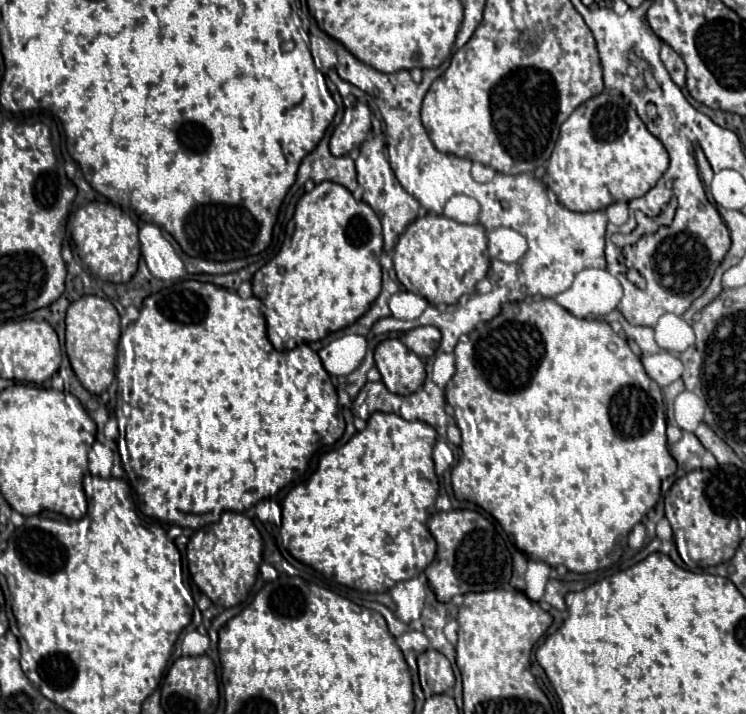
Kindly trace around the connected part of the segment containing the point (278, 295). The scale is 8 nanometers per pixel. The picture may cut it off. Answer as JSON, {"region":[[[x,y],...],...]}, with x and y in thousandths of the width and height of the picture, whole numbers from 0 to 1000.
{"region":[[[429,255],[421,261],[418,269],[410,269],[399,286],[397,286],[397,297],[394,297],[394,328],[389,333],[389,342],[381,342],[375,347],[375,353],[357,370],[351,373],[340,389],[338,389],[338,406],[340,406],[340,415],[351,420],[351,426],[357,429],[354,434],[354,443],[357,443],[357,462],[359,462],[359,476],[365,479],[365,485],[370,490],[389,490],[405,479],[424,479],[424,476],[432,476],[437,473],[442,465],[450,465],[450,462],[458,462],[469,454],[475,454],[493,431],[496,426],[504,420],[504,415],[509,412],[509,395],[512,395],[512,378],[509,378],[509,356],[512,356],[512,317],[509,317],[509,308],[507,303],[501,300],[501,294],[485,283],[485,280],[475,280],[475,275],[469,272],[466,263],[450,258],[450,255]]]}

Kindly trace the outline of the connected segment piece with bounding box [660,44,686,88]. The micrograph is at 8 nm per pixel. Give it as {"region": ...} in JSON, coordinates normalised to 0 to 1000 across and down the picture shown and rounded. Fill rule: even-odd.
{"region":[[[887,62],[885,81],[887,81],[893,98],[898,101],[898,109],[914,123],[917,115],[920,115],[920,90],[917,90],[917,84],[895,62]]]}

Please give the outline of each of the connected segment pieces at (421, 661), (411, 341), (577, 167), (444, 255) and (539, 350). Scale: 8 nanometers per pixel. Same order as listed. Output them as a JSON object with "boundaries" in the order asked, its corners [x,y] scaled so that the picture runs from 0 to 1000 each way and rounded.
{"boundaries":[[[[574,908],[559,919],[560,945],[570,978],[592,972],[609,961],[609,941],[595,916]]],[[[560,457],[542,468],[542,482],[563,501],[579,501],[590,482],[590,462],[584,457]]],[[[802,132],[775,148],[753,174],[729,255],[767,297],[810,294],[823,283],[863,275],[895,235],[895,213],[831,134]]],[[[590,300],[558,305],[528,345],[528,378],[536,398],[568,415],[576,426],[611,426],[617,415],[638,409],[638,398],[651,389],[654,350],[651,322],[643,314],[617,314]]],[[[737,417],[697,423],[692,445],[692,423],[673,429],[670,440],[657,451],[635,459],[630,468],[619,471],[611,482],[611,524],[598,541],[598,560],[609,571],[611,597],[619,605],[619,644],[606,655],[606,683],[614,700],[630,700],[660,720],[670,737],[689,754],[692,765],[713,784],[735,787],[737,793],[756,790],[767,801],[796,801],[818,793],[834,776],[834,765],[850,734],[861,731],[869,714],[885,697],[885,678],[906,661],[906,644],[895,633],[893,619],[893,580],[890,580],[890,555],[887,546],[879,546],[879,538],[869,529],[858,501],[845,490],[839,473],[826,468],[810,448],[786,448],[772,445]]]]}

